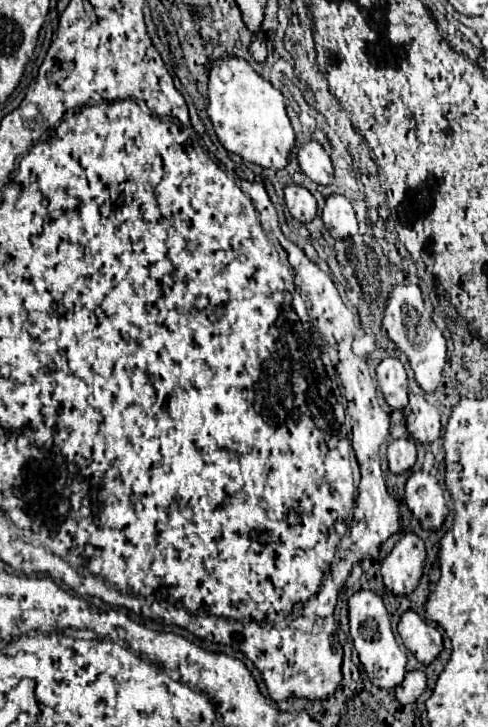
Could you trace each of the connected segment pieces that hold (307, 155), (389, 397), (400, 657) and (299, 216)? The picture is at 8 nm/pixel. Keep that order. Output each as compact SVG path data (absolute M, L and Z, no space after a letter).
M307 142L299 150L299 166L301 166L301 172L317 184L327 186L333 182L333 166L331 166L329 154L317 142Z
M389 356L377 366L377 384L385 396L385 402L393 410L403 410L407 404L407 374L403 364Z
M361 590L349 598L349 624L351 624L351 638L355 642L355 648L359 652L359 660L377 688L391 690L397 684L401 684L405 676L405 664L407 664L407 654L395 639L391 632L391 622L389 614L383 600L373 594L371 590Z
M287 186L285 188L285 202L287 202L287 208L291 212L291 216L295 220L301 220L301 222L311 222L317 214L317 200L313 198L313 194L303 188L303 186Z

